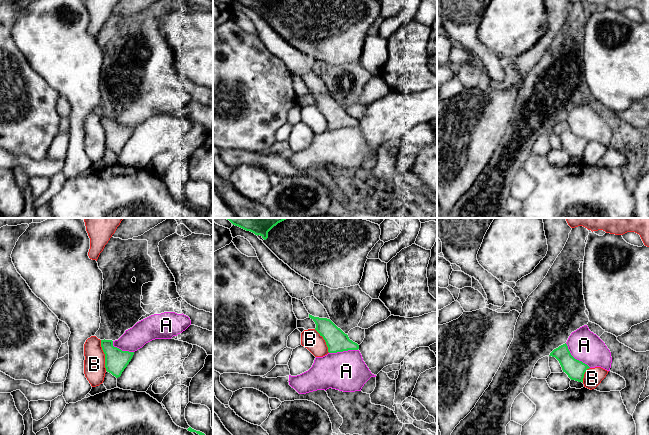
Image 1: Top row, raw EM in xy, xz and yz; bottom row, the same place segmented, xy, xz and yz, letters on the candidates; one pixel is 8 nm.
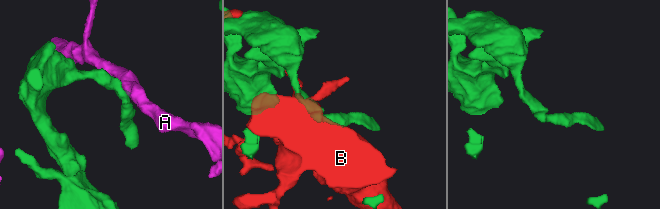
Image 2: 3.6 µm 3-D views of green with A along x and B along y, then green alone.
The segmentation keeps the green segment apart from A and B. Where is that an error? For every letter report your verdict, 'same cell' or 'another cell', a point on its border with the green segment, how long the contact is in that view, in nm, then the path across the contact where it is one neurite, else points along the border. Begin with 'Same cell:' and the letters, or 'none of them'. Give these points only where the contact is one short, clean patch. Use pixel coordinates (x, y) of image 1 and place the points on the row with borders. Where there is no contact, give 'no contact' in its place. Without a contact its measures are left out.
Same cell: A
A: same cell; meets green in yz at (574, 358); contact 280 nm long
B: another cell; meets green in xy at (105, 355); contact 260 nm long

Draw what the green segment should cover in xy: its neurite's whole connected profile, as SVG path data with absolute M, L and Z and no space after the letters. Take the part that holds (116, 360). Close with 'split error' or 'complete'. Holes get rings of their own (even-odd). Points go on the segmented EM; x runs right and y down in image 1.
M101 340L101 347L105 354L105 368L116 378L120 377L131 361L134 352L122 351L113 346L112 340Z | complete

